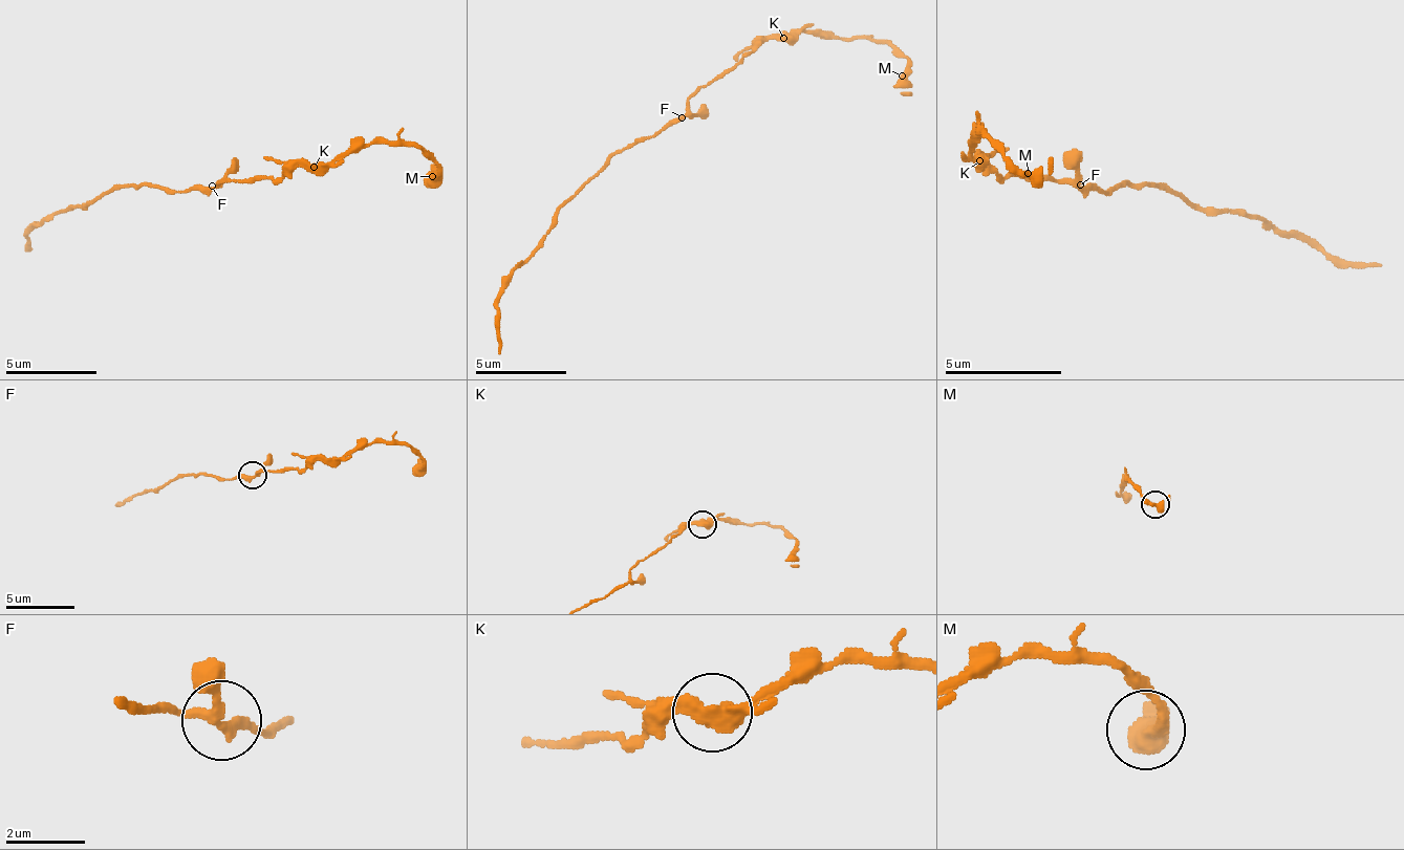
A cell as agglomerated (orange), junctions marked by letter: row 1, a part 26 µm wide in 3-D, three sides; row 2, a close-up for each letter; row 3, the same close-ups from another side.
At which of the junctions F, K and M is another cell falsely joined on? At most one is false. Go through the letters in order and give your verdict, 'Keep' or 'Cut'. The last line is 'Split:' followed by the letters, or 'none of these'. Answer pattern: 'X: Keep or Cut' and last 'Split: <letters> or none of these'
F: Keep
K: Cut
M: Keep
Split: K

